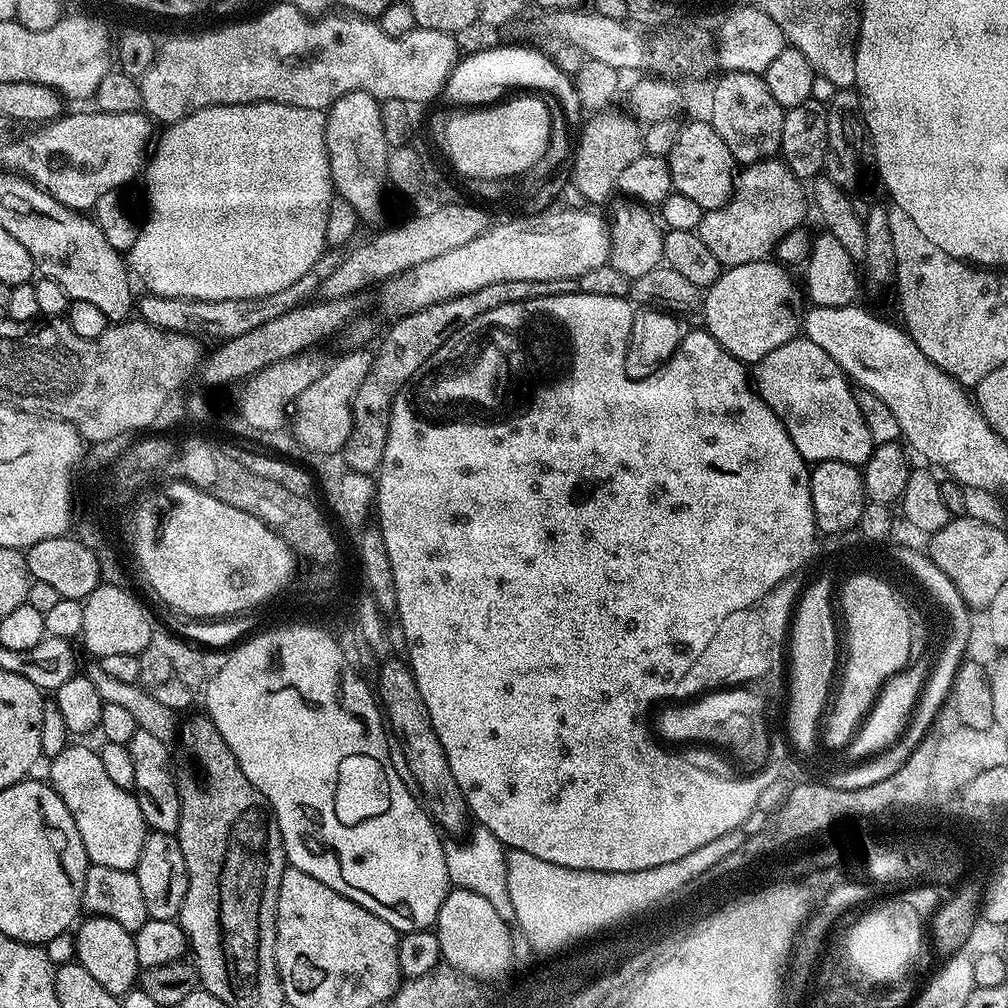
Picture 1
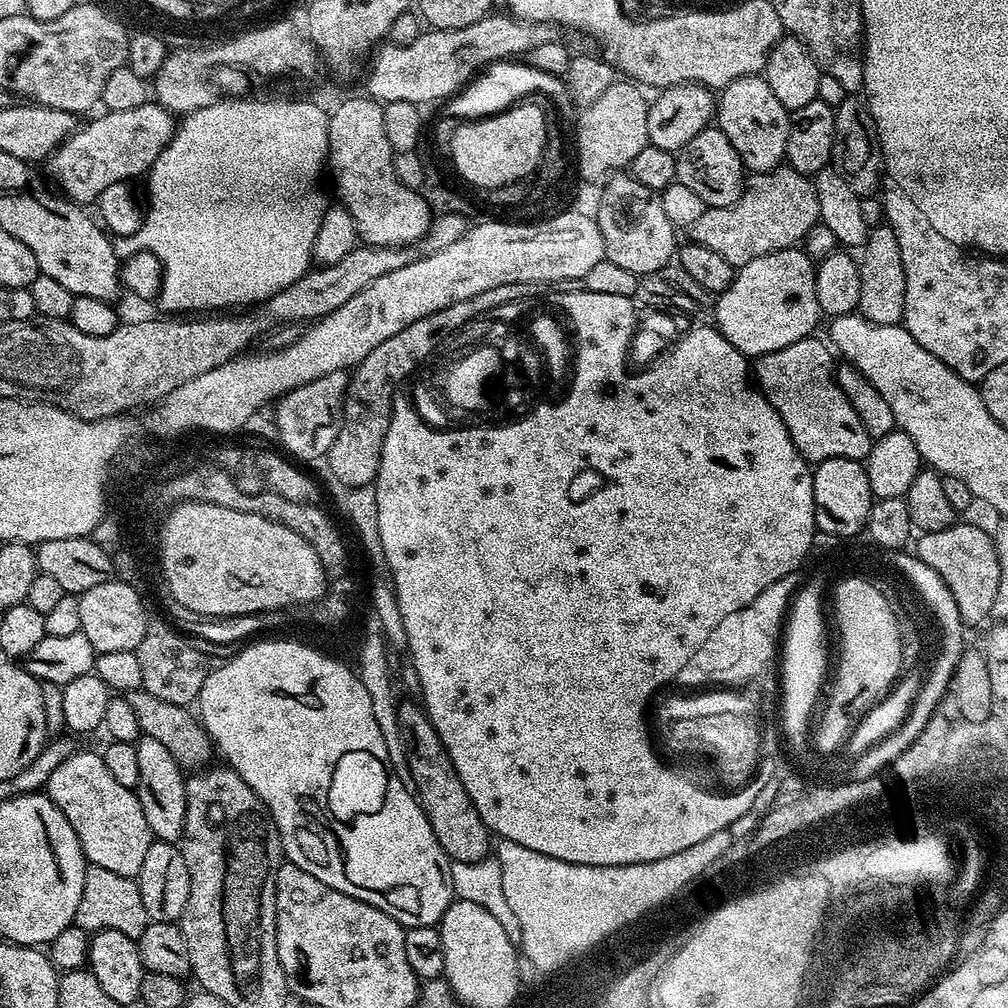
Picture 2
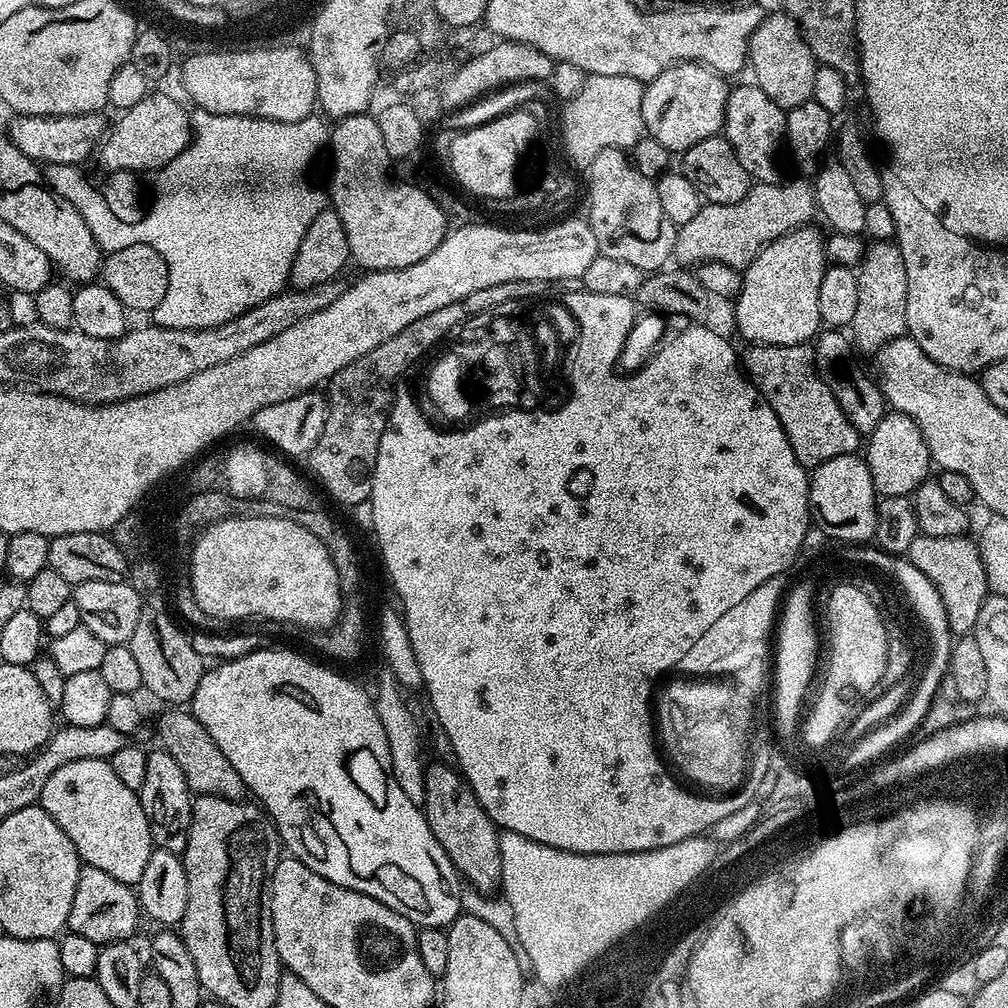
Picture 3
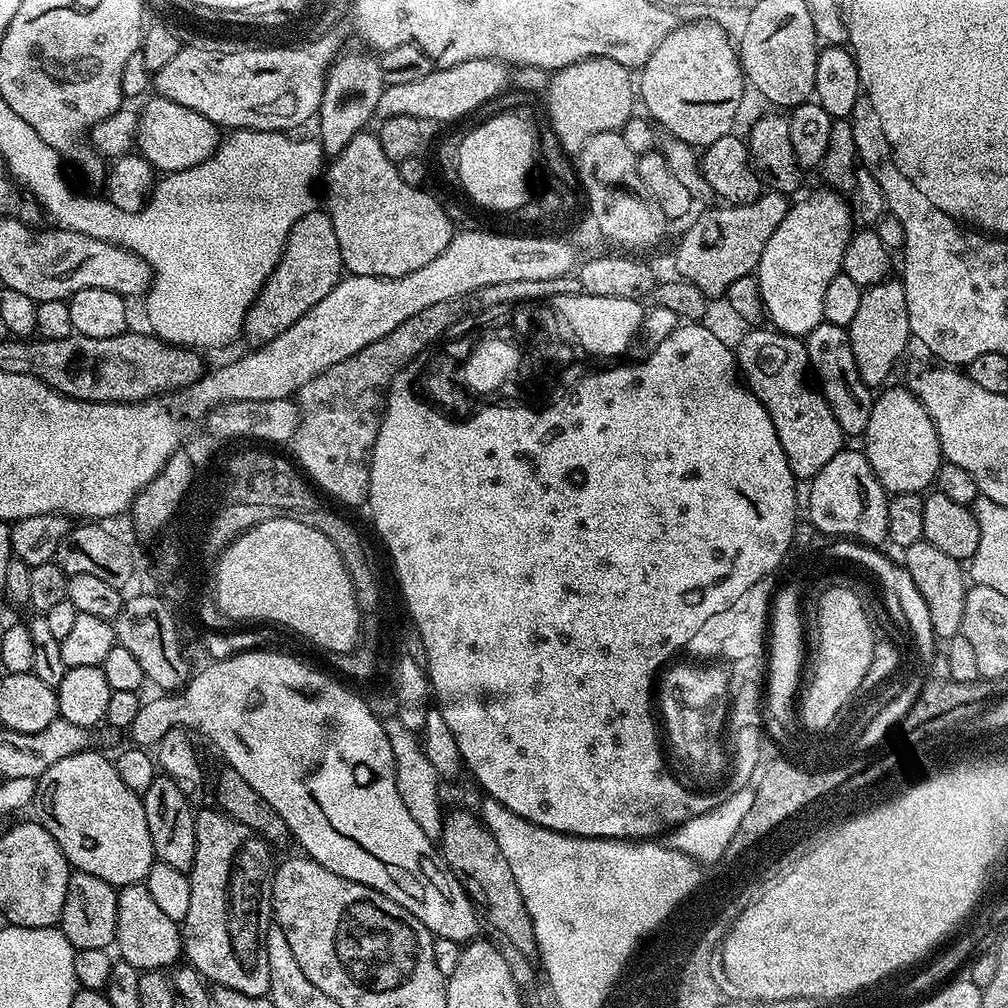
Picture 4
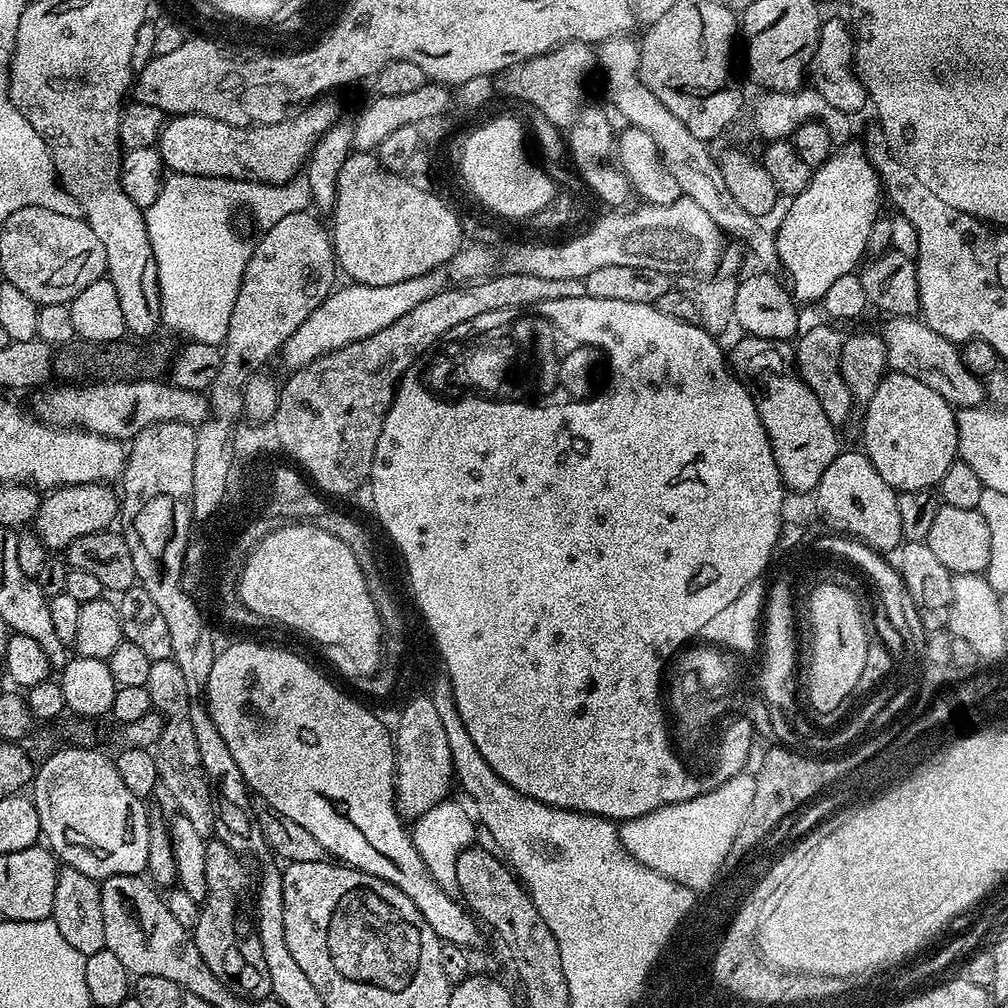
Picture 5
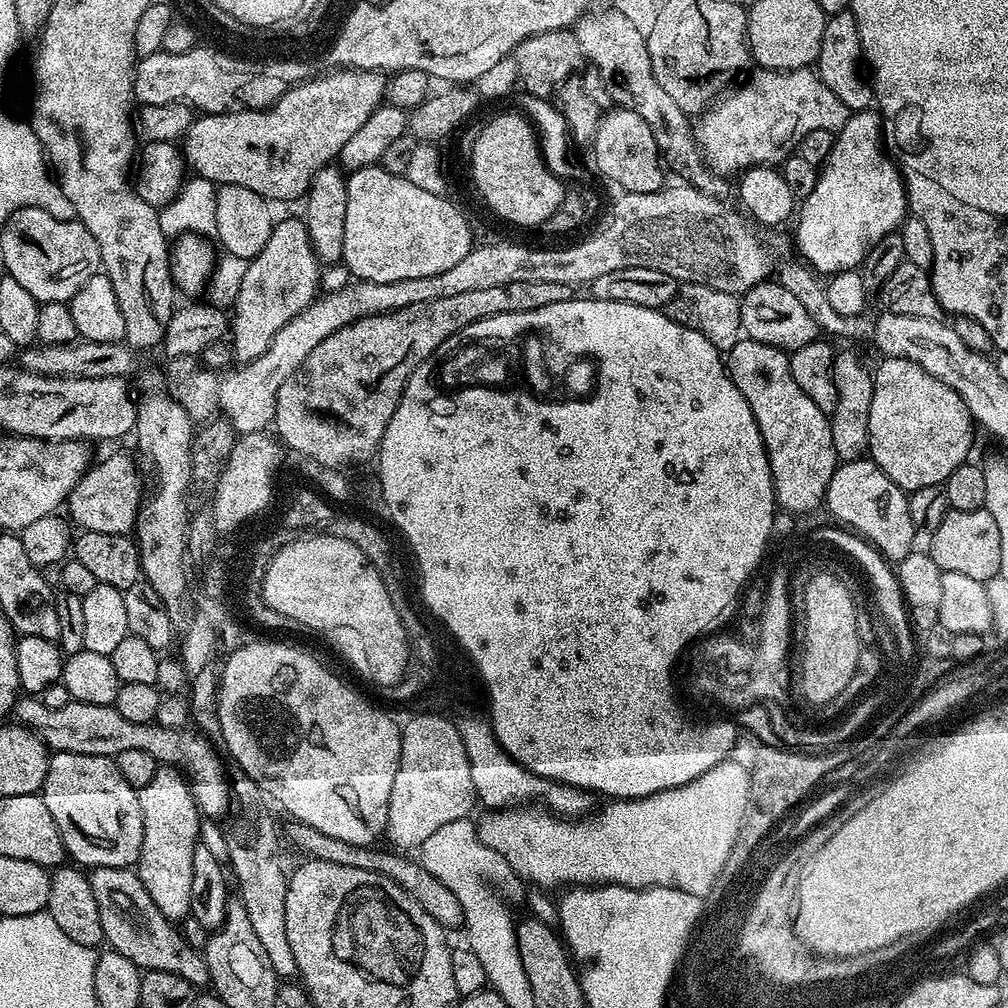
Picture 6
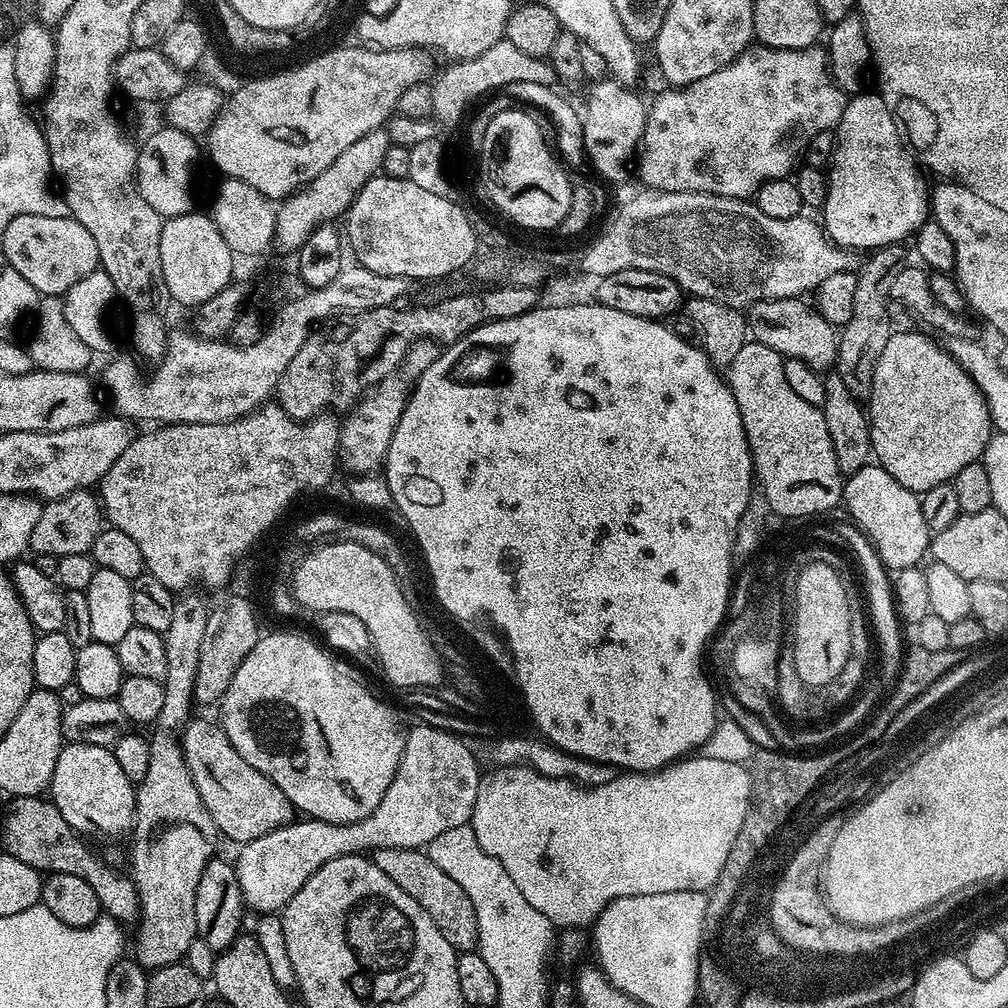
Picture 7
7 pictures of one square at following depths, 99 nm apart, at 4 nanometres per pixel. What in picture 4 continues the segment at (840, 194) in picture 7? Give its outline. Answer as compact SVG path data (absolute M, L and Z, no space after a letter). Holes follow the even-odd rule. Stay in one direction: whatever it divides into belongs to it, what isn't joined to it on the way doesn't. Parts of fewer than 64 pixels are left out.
M816 192L805 200L800 200L789 207L786 218L770 234L770 242L766 242L766 250L762 250L762 258L755 270L756 284L760 287L760 301L763 313L768 316L767 323L777 332L788 336L807 337L820 324L825 323L822 314L822 298L826 298L826 286L844 266L846 246L854 231L854 215L849 201L836 192Z

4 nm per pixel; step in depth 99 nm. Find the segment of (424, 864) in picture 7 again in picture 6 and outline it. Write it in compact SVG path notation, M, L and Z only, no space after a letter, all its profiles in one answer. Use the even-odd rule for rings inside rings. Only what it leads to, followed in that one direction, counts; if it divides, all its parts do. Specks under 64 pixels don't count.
M289 819L287 823L288 825L282 828L283 839L297 844L300 847L301 857L322 862L338 862L338 866L354 866L358 870L370 870L382 874L394 881L399 888L406 890L406 894L413 896L422 906L422 910L426 910L426 914L430 914L430 918L439 922L441 928L451 930L451 928L457 927L459 929L463 925L464 914L458 898L454 898L454 894L450 894L450 890L446 890L446 886L442 886L442 882L438 882L438 878L434 878L434 874L430 874L430 870L422 867L419 859L412 857L411 860L408 857L411 855L401 854L396 850L383 852L380 846L342 842L340 838L330 838L326 834L322 834L322 830L314 830L314 826L306 826L300 820Z

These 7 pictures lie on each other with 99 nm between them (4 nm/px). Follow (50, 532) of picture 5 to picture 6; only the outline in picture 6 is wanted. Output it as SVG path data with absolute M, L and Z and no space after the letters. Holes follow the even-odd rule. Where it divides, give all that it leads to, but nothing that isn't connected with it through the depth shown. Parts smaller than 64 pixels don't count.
M108 456L104 461L93 463L84 477L74 486L66 501L67 515L71 523L77 529L86 532L97 532L98 534L122 534L129 535L135 529L136 515L140 512L142 503L142 492L140 496L140 472L136 464L128 456Z

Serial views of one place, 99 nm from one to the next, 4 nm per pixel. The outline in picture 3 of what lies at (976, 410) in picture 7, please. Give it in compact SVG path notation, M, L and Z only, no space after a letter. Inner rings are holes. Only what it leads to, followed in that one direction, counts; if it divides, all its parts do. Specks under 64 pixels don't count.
M889 411L878 422L876 429L867 437L866 463L872 481L880 496L912 496L916 489L929 479L930 453L922 430L916 421L903 412Z

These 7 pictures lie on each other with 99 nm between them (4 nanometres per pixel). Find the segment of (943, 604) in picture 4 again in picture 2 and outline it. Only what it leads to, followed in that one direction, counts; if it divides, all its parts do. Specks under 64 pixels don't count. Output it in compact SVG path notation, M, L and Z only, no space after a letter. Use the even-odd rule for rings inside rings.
M957 522L946 530L937 532L920 532L915 537L914 555L946 586L950 586L950 594L954 594L954 603L958 606L961 625L980 624L992 612L992 607L997 607L1000 595L998 582L1000 581L1000 567L996 553L996 541L988 536L976 524L963 524Z

